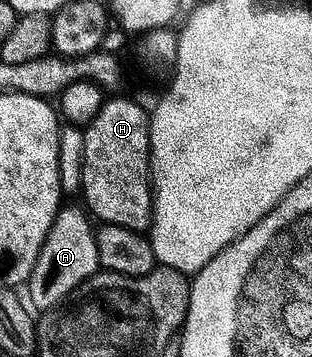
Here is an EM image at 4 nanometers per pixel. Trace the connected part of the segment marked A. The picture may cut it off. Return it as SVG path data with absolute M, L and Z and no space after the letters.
M62 207L43 242L39 258L35 262L35 270L27 285L28 303L38 313L41 311L41 314L48 314L54 308L62 307L76 288L83 286L100 271L102 271L102 266L94 221L84 207Z

